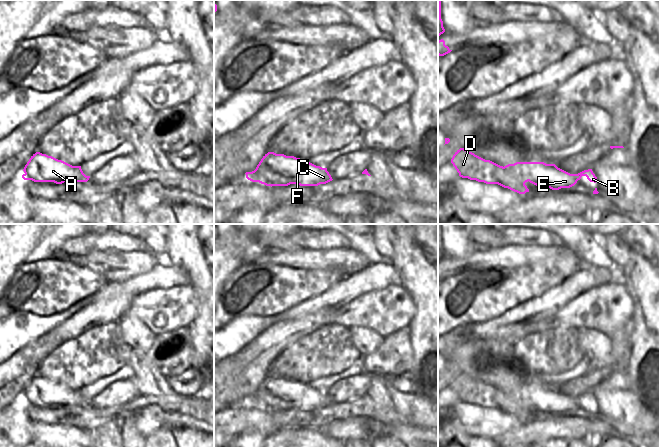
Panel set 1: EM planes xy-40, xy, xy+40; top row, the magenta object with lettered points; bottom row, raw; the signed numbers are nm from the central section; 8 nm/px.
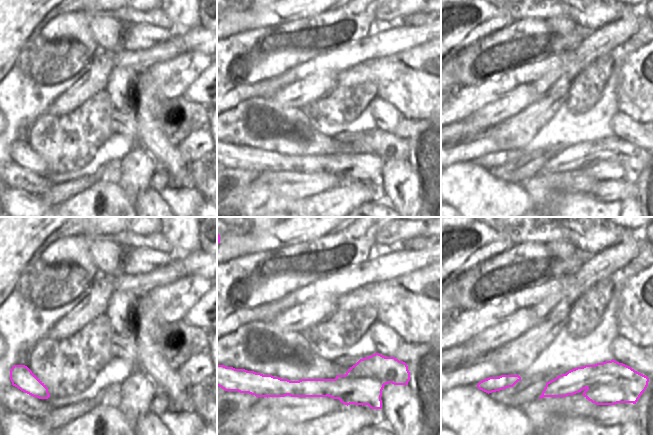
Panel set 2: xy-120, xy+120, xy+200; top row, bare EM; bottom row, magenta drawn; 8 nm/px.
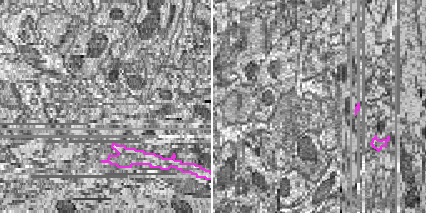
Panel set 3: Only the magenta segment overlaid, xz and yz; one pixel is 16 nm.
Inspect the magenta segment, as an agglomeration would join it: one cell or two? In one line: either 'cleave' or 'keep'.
cleave

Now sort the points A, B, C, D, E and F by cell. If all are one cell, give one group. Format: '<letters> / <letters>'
A B C E F / D

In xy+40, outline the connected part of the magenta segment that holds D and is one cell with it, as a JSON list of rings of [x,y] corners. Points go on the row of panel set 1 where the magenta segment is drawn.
[[[464,148],[455,152],[451,163],[462,178],[486,184],[498,184],[519,194],[529,192],[525,185],[528,181],[521,174],[485,160]]]

